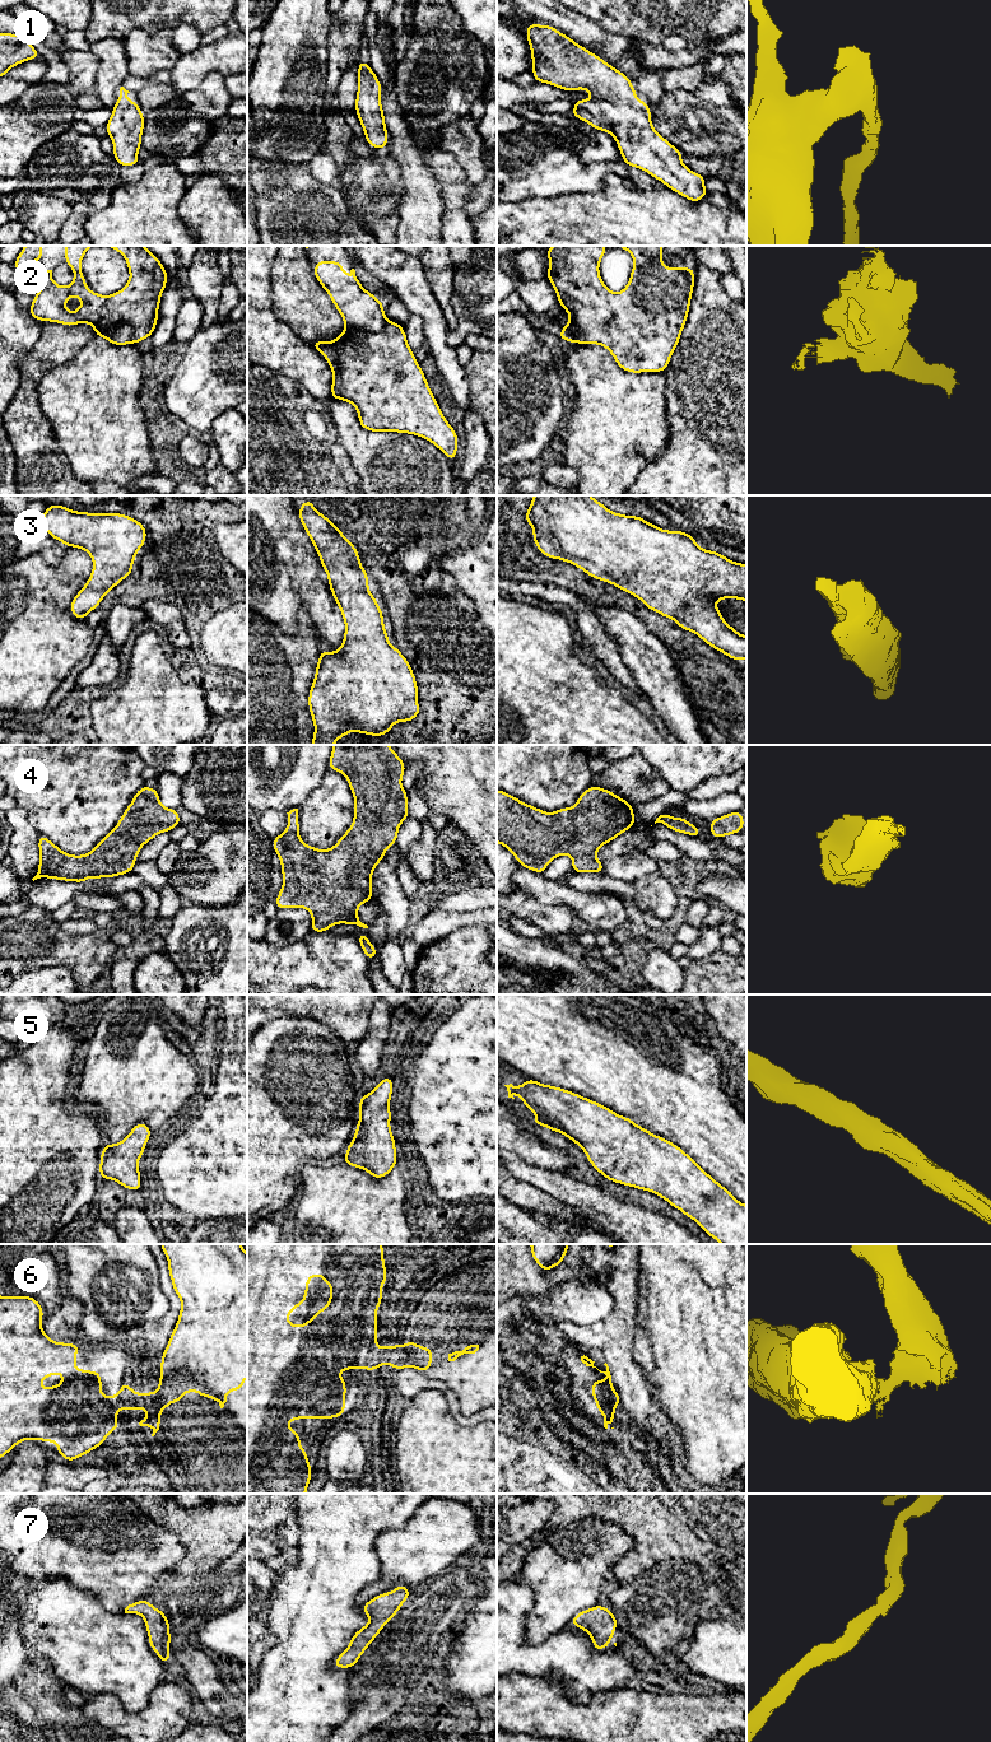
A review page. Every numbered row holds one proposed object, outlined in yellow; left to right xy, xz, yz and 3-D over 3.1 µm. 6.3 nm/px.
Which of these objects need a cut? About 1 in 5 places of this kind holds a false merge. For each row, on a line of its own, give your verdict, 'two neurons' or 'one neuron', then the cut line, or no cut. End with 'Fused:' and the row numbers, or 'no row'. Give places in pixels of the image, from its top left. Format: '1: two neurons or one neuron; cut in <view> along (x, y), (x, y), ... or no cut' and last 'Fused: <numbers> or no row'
1: one neuron; no cut
2: two neurons; cut in xy along (134, 330), (128, 324), (117, 324), (96, 334)
3: one neuron; no cut
4: one neuron; no cut
5: one neuron; no cut
6: two neurons; cut in yz along (618, 1396), (596, 1400)
7: one neuron; no cut
Fused: 2, 6

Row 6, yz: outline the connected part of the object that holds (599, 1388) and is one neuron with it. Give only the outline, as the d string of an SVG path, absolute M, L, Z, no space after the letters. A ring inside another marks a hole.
M582 1352L582 1354L578 1355L578 1361L580 1361L581 1365L596 1368L594 1365L595 1361L592 1361L590 1359L590 1356L587 1354L585 1354L585 1352ZM606 1363L604 1365L606 1366L605 1371L601 1371L597 1368L596 1369L600 1373L604 1373L608 1378L602 1379L602 1380L595 1380L595 1382L592 1382L592 1384L591 1384L591 1394L592 1394L594 1399L619 1397L619 1392L611 1389L611 1387L614 1385L614 1383L613 1383L613 1379L611 1379L611 1375L610 1375L610 1371L609 1371L609 1366L608 1366Z

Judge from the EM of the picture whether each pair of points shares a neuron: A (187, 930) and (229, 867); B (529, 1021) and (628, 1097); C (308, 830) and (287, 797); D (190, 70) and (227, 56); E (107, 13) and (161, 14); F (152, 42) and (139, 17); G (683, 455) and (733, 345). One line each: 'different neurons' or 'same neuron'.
A: different neurons
B: same neuron
C: different neurons
D: same neuron
E: same neuron
F: different neurons
G: same neuron

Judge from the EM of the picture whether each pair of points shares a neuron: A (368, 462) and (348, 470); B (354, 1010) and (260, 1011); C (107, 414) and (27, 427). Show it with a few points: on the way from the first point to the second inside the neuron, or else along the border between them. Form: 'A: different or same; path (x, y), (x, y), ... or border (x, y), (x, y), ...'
A: different; border (338, 442), (359, 478)
B: same; path (331, 1007), (283, 1007)
C: different; border (38, 395), (41, 411), (61, 451)

